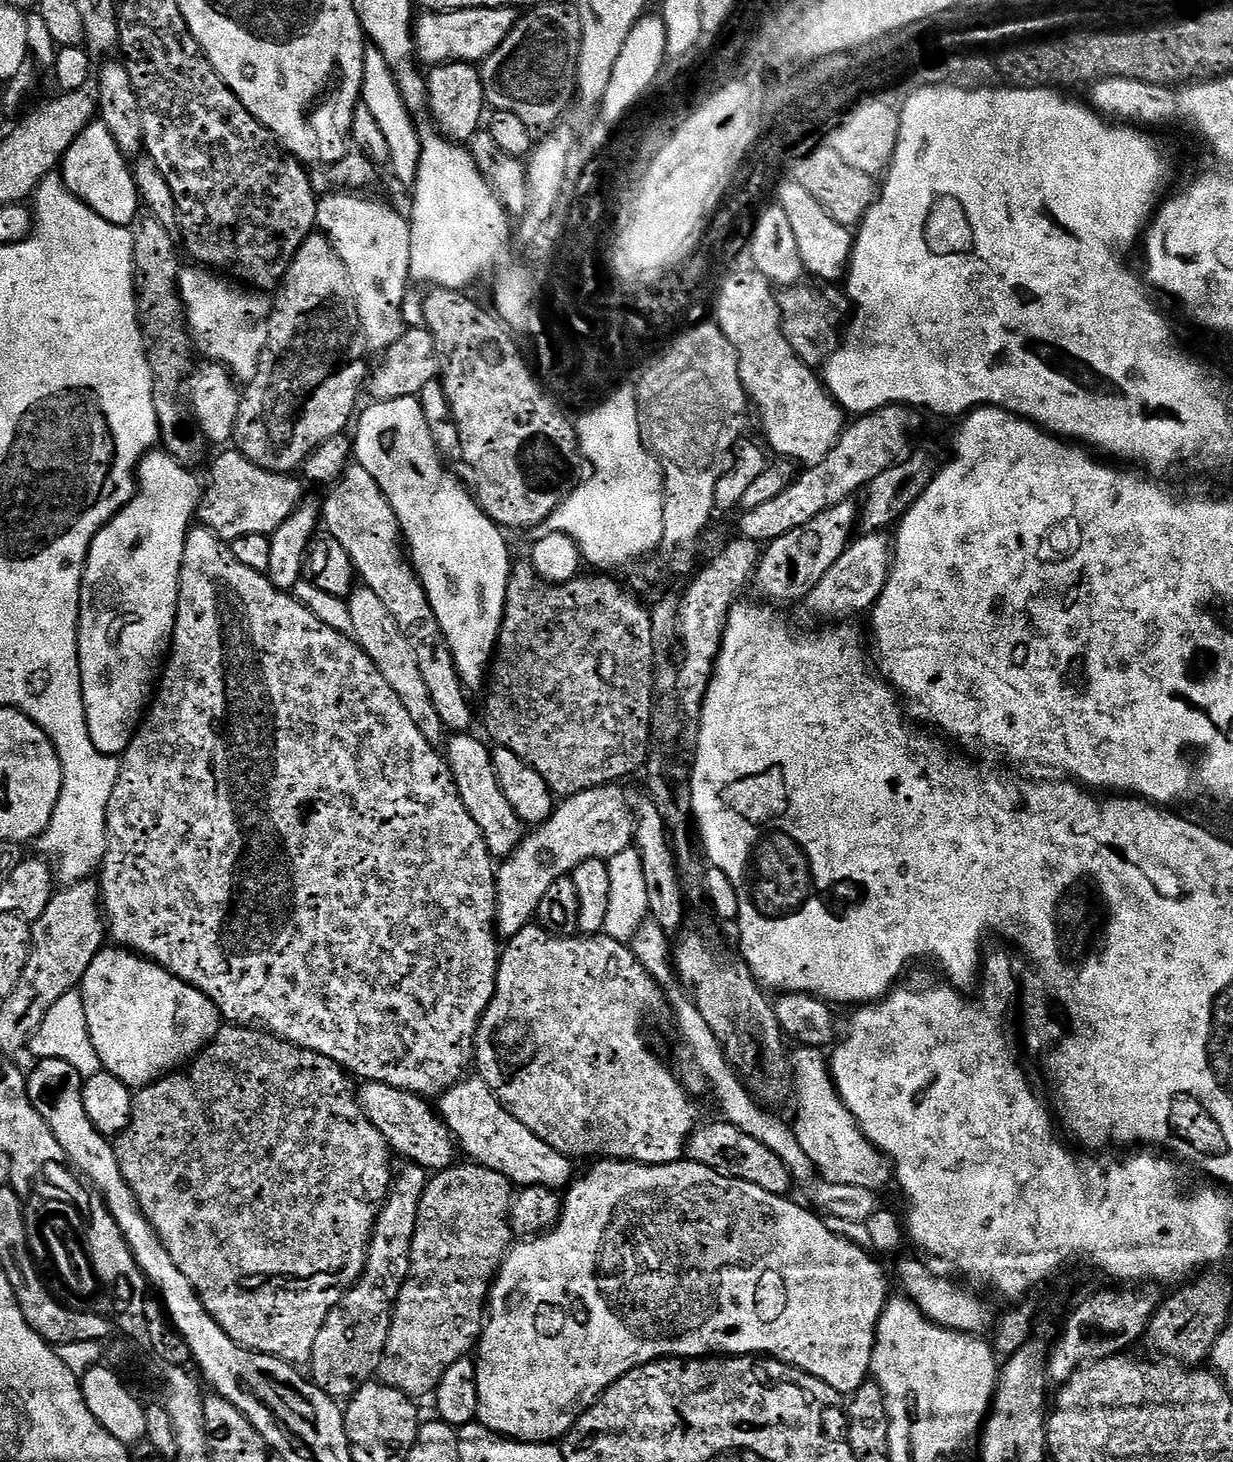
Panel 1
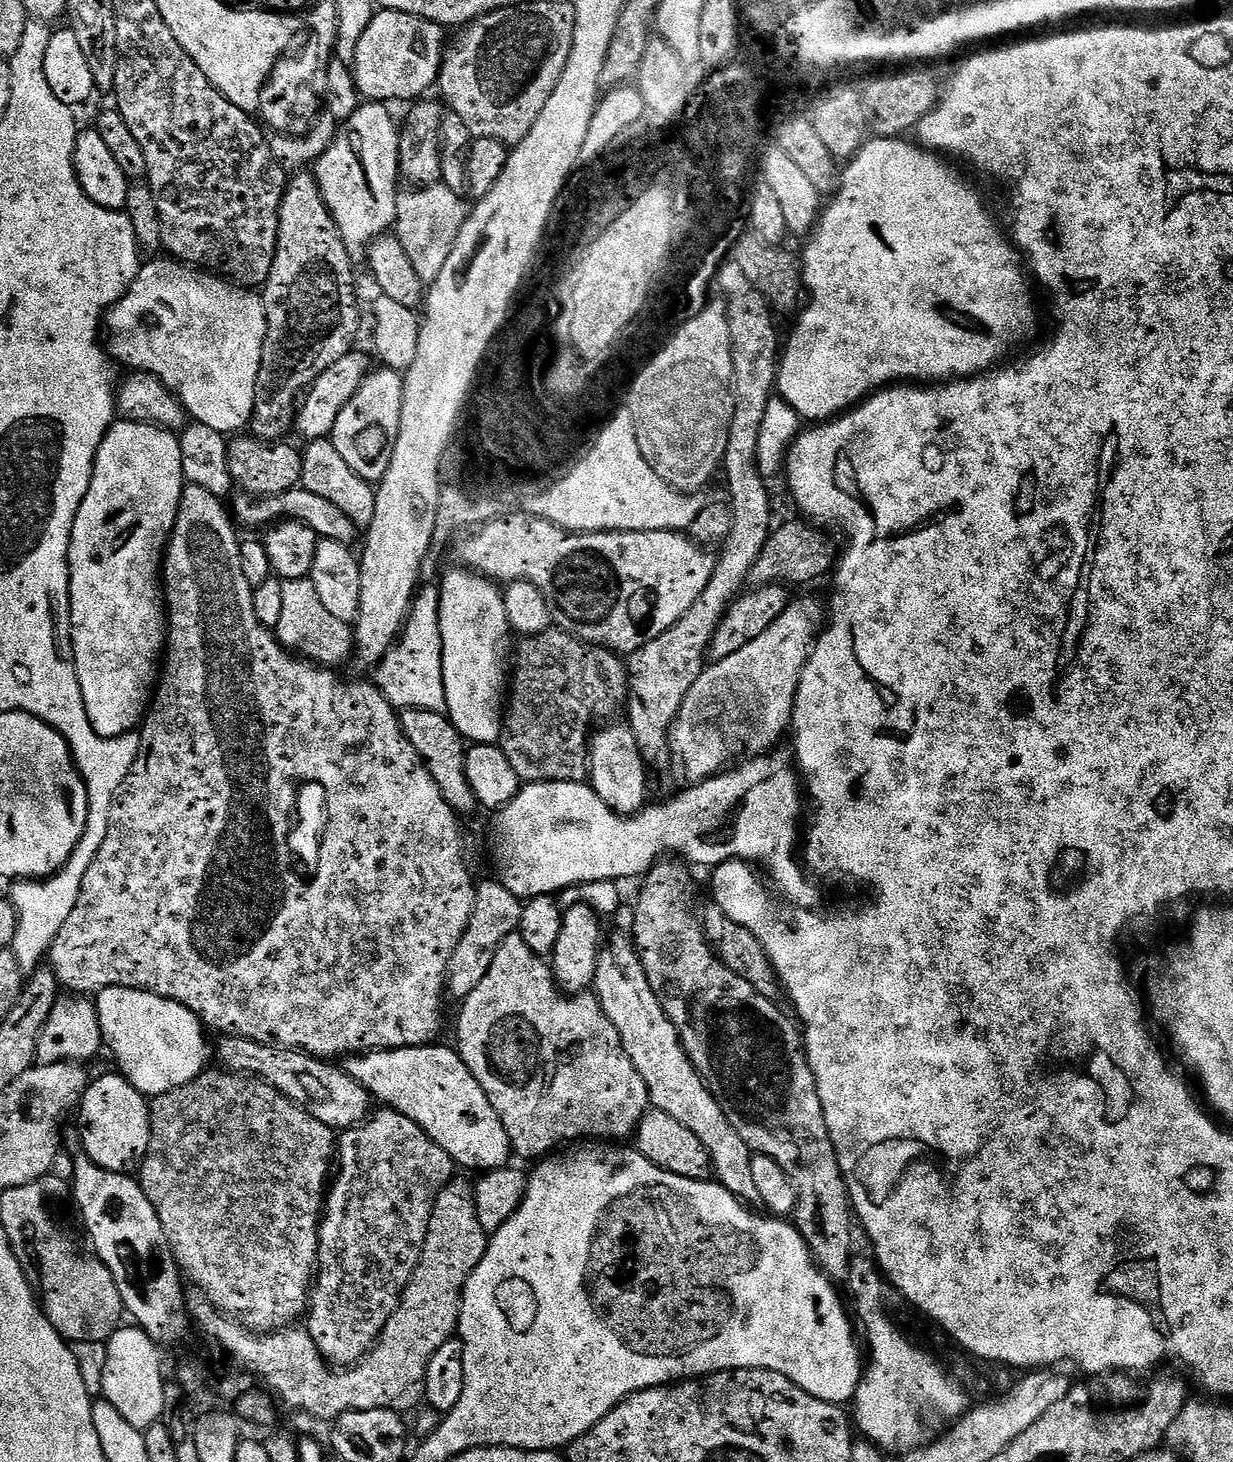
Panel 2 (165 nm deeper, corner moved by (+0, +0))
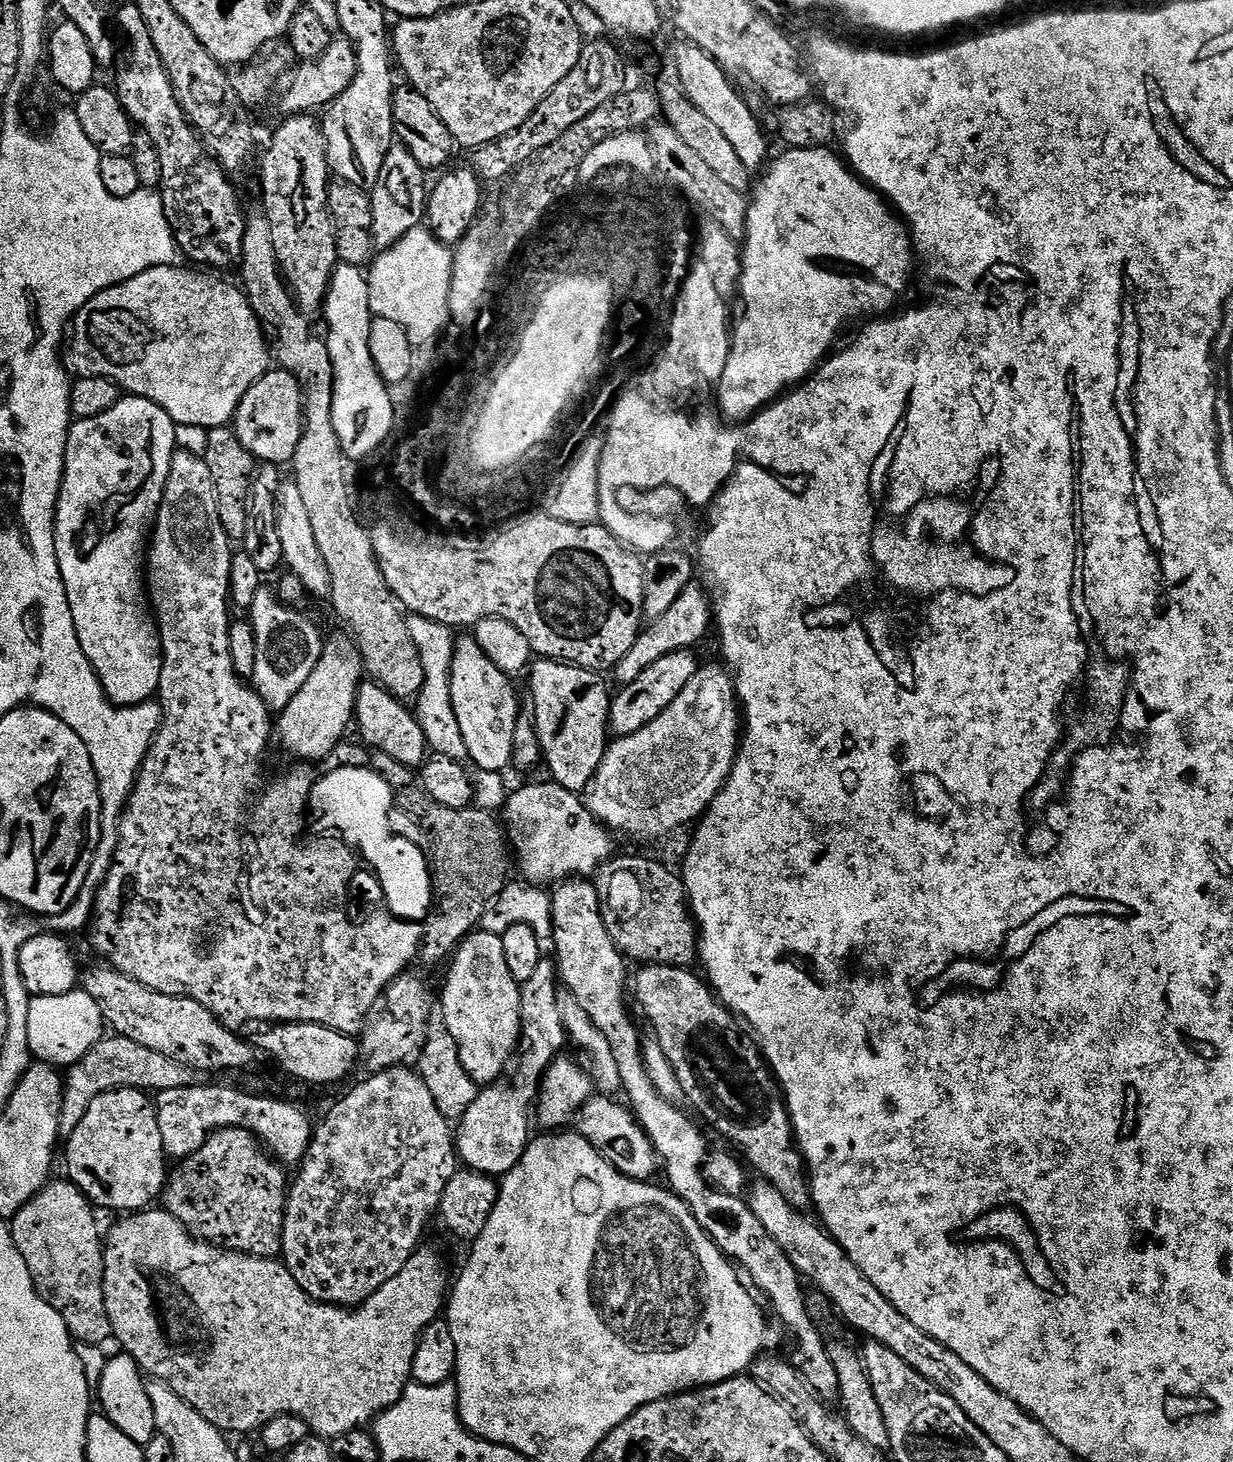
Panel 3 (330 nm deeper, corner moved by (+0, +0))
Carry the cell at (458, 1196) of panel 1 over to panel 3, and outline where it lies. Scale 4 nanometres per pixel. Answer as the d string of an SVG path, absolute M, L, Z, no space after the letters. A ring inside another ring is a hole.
M141 1210L135 1214L125 1215L112 1229L107 1229L104 1246L104 1297L106 1298L106 1314L110 1318L112 1335L115 1343L120 1343L125 1353L134 1358L134 1362L140 1367L140 1371L147 1374L153 1381L170 1386L178 1398L190 1402L206 1422L210 1422L215 1428L225 1434L232 1432L259 1433L270 1418L282 1414L294 1414L306 1422L309 1433L321 1437L329 1442L336 1437L363 1429L371 1425L376 1417L381 1416L389 1408L397 1407L412 1380L412 1367L414 1366L414 1350L418 1346L418 1338L430 1322L434 1322L445 1311L446 1297L450 1292L450 1276L448 1280L448 1268L444 1260L432 1248L421 1246L370 1298L351 1308L338 1304L319 1304L312 1300L294 1282L294 1274L286 1267L283 1259L269 1258L267 1256L248 1256L244 1252L229 1252L226 1248L215 1248L205 1240L197 1240L192 1236L178 1218L174 1218L167 1210L152 1212L153 1210Z

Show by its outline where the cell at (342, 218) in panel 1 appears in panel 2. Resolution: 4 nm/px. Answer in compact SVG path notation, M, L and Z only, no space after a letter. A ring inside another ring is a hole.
M364 102L349 120L339 125L336 140L314 164L314 175L322 198L332 212L334 222L342 234L342 242L348 257L354 262L368 259L368 246L378 237L385 235L396 223L396 180L400 175L400 128L398 120L388 113L387 103Z

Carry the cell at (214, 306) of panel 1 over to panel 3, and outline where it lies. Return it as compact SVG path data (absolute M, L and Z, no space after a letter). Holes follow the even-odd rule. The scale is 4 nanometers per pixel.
M153 264L151 268L147 268L142 274L138 274L121 284L110 286L94 298L90 298L90 302L86 302L86 306L82 306L82 310L74 318L76 333L73 336L71 333L70 336L70 344L72 340L72 357L69 360L67 357L66 364L74 372L76 368L75 375L77 377L85 376L86 378L114 380L127 395L141 396L158 406L162 406L162 410L166 410L166 414L170 414L170 418L177 426L184 427L185 424L188 428L202 428L202 430L222 428L235 417L236 407L242 402L246 390L250 390L250 386L254 386L254 382L258 378L262 378L269 372L270 349L268 341L260 319L254 314L250 302L244 297L243 291L239 287L231 288L230 285L223 284L222 281L215 280L212 276L207 276L207 274L212 275L207 271L196 271L191 267L188 267L189 269L180 267L176 264Z

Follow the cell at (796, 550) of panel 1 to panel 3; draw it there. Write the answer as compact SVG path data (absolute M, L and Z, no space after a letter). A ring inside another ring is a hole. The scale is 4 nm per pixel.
M692 650L666 654L666 658L658 658L658 662L646 666L646 670L642 670L642 674L634 678L634 682L623 685L619 689L620 693L617 691L612 697L608 719L611 735L619 738L638 734L638 730L650 726L650 722L654 722L654 718L658 718L658 714L662 714L662 710L666 710L666 706L670 706L670 702L678 698L678 694L682 694L686 682L690 682L690 678L694 678L700 671L702 664L701 661L696 661L696 654Z

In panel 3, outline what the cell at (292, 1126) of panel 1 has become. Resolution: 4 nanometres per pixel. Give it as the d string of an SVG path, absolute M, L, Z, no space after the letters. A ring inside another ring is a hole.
M224 1128L220 1132L213 1132L211 1138L198 1151L190 1154L185 1160L179 1161L175 1167L176 1169L173 1172L171 1169L164 1185L162 1193L163 1207L174 1218L178 1218L178 1222L182 1222L192 1236L195 1236L197 1240L205 1240L208 1244L213 1244L215 1248L226 1248L229 1252L244 1252L248 1256L267 1256L269 1258L276 1258L281 1255L282 1233L290 1191L290 1176L284 1173L287 1171L265 1151L260 1141L251 1132L246 1131L244 1128Z

